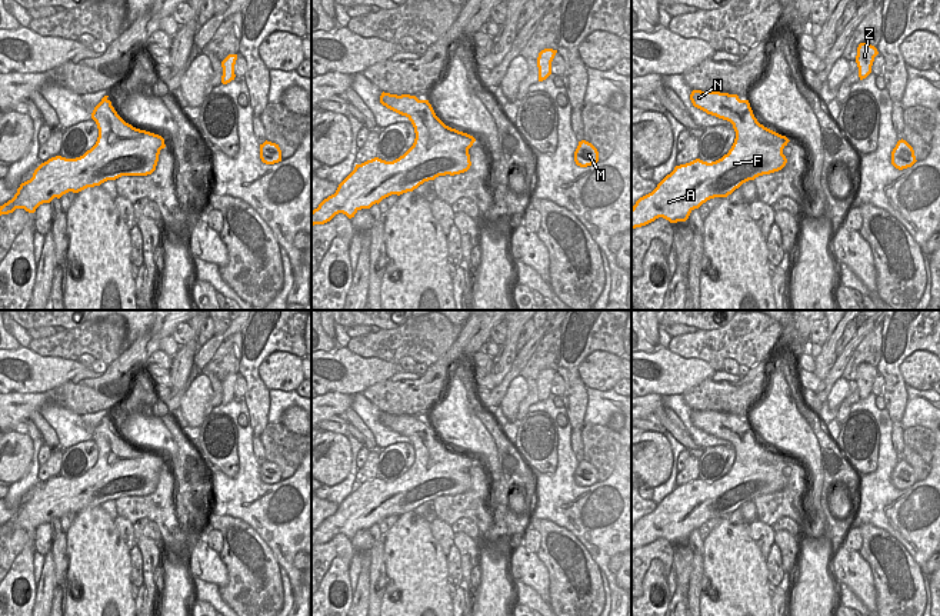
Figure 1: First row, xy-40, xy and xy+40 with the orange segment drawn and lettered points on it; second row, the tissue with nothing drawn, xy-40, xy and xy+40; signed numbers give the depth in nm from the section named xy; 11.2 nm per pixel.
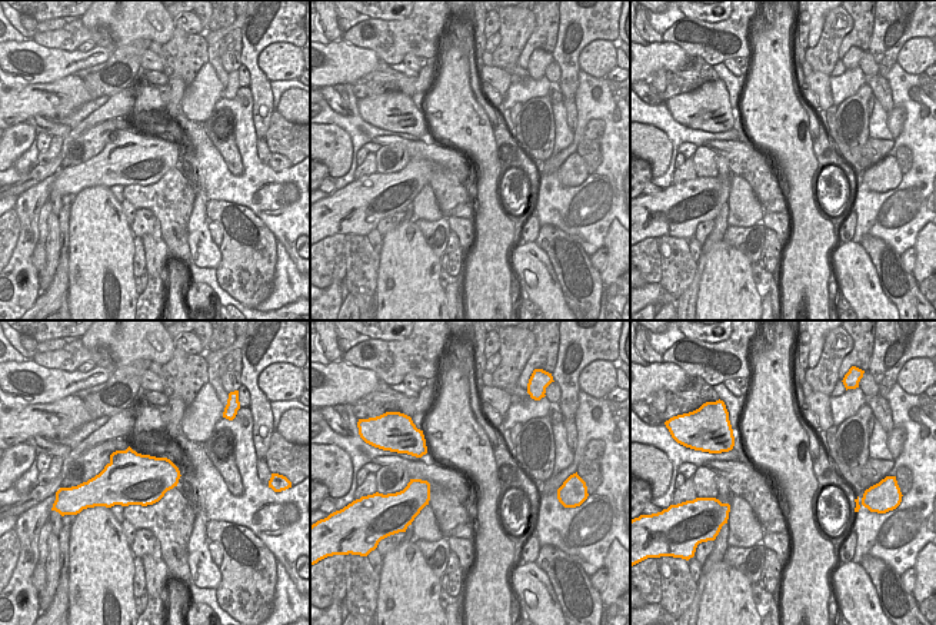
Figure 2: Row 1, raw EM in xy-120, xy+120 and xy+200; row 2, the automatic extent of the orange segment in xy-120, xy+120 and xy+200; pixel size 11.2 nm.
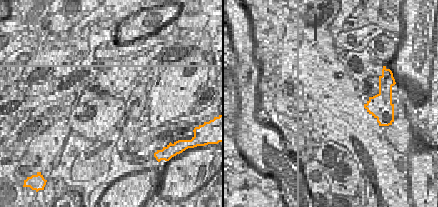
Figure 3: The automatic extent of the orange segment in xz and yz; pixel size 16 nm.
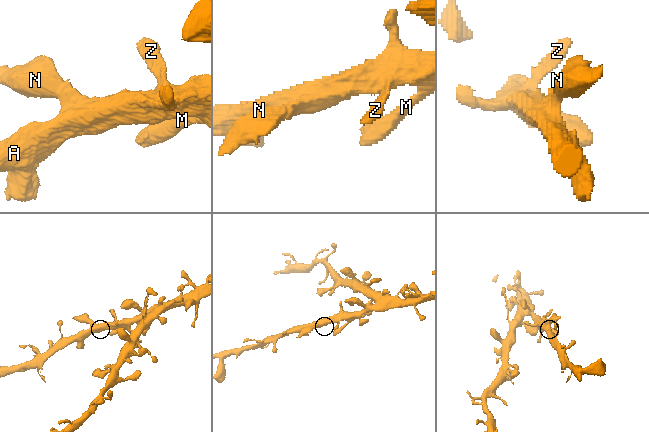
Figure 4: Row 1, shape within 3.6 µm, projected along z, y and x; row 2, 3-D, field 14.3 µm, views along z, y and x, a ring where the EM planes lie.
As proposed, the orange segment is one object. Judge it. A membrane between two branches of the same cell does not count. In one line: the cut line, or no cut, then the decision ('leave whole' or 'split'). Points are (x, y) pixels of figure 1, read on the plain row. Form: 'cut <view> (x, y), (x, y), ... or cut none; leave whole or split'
cut none; leave whole

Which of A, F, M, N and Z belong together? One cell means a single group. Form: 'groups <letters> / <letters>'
groups A F M N Z

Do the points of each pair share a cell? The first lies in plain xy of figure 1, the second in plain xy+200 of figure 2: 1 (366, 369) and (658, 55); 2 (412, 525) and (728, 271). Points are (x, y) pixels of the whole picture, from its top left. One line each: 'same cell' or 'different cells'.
1: same cell
2: same cell

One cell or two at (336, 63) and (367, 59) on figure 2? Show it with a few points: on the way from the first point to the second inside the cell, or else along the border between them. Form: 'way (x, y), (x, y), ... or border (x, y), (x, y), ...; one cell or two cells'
way (343, 63), (360, 62); one cell

